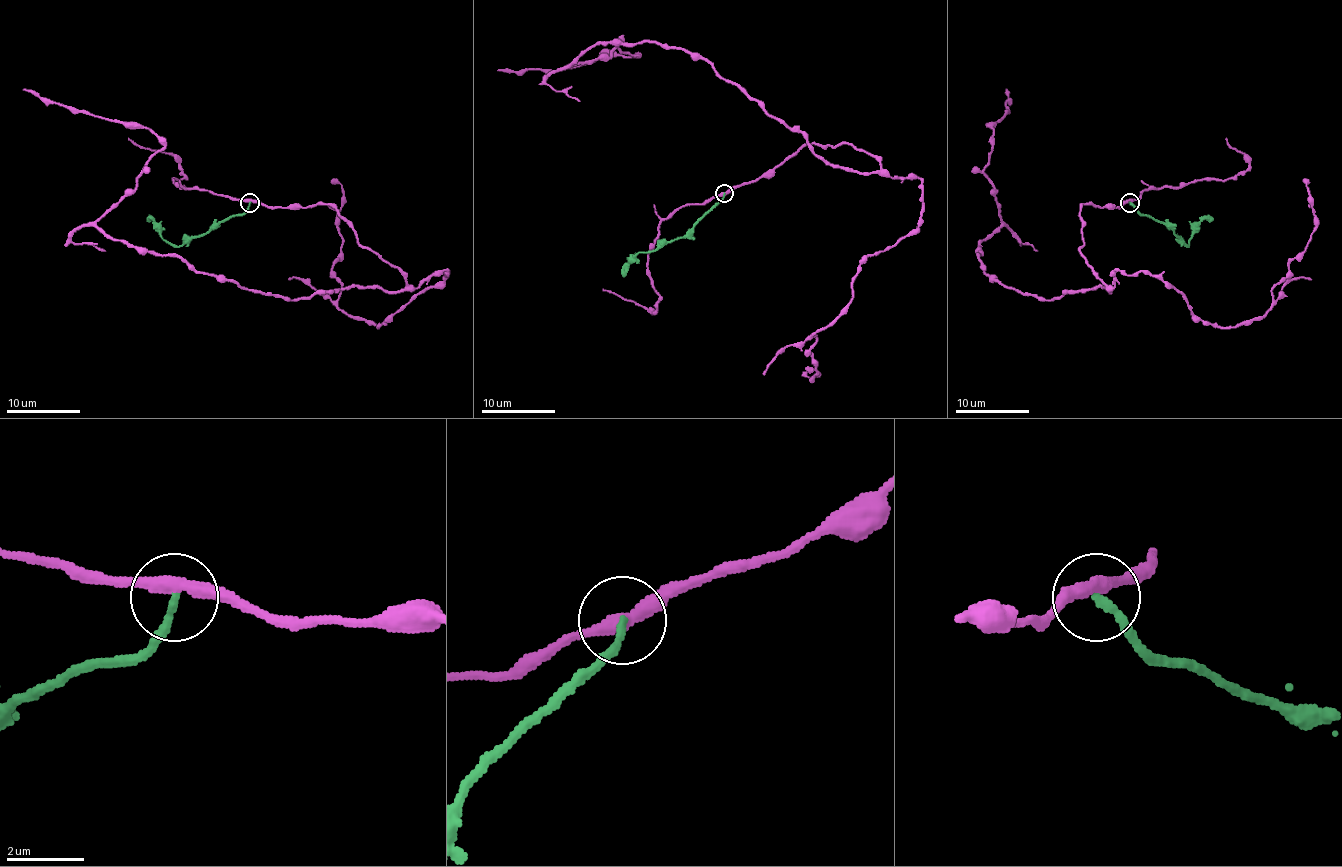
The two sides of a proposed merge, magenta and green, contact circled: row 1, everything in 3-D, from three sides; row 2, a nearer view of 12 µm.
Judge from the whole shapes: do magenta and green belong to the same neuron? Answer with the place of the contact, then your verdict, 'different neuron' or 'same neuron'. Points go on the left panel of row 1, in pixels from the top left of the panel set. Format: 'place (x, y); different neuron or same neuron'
place (249, 202); different neuron

